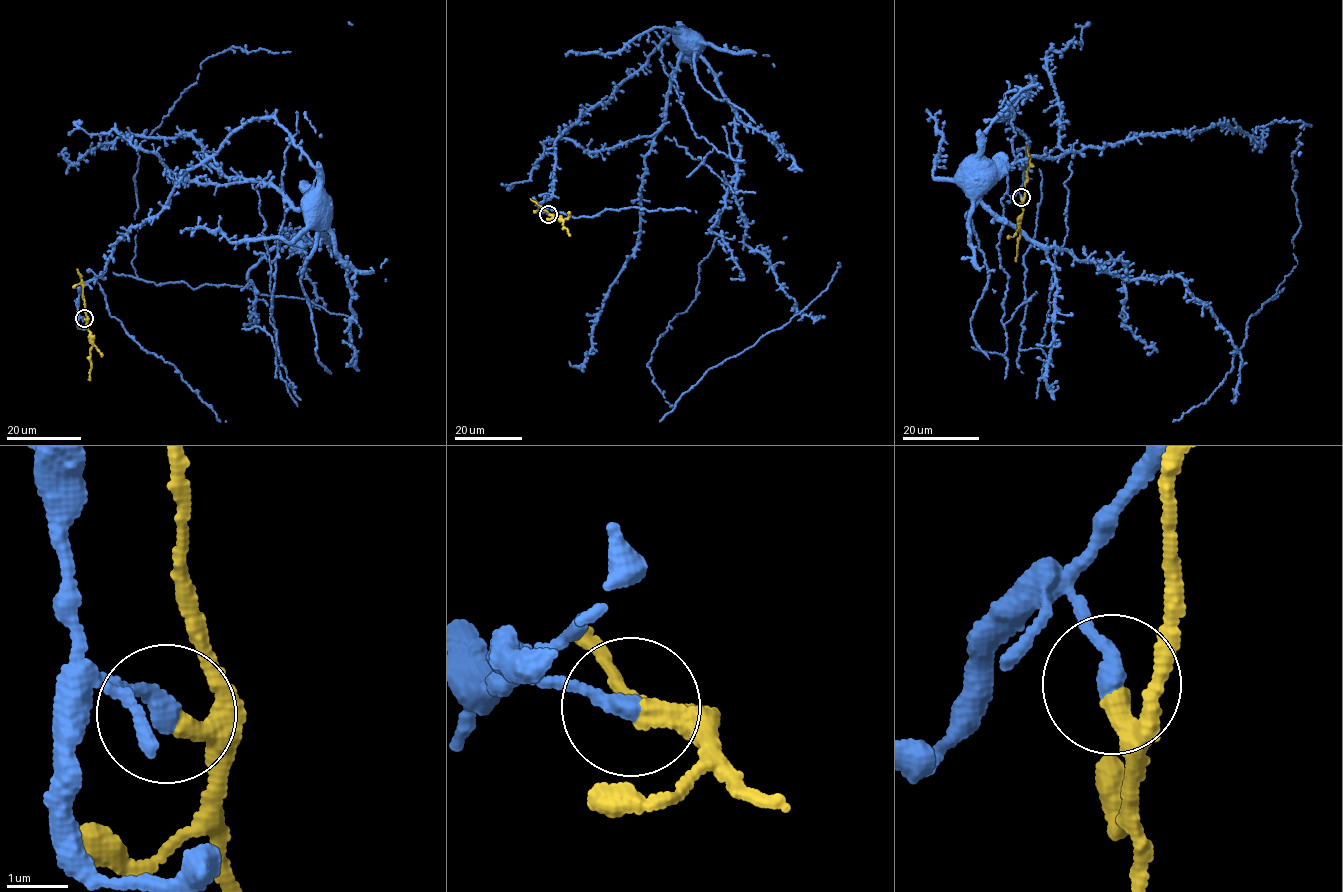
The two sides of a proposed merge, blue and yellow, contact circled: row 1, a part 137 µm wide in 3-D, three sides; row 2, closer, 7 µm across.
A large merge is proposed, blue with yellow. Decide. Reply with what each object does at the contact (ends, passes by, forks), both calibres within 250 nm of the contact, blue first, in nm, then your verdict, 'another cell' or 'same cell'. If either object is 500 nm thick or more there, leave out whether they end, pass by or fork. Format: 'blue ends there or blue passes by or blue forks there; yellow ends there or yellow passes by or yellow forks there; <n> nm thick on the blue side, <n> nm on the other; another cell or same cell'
blue ends there; yellow passes by; 320 nm thick on the blue side, 280 nm on the other; another cell

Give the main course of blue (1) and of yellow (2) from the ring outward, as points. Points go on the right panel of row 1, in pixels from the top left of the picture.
1: (1021, 197), (1029, 165), (1026, 137), (1004, 119), (1034, 80), (993, 119), (980, 153), (966, 159), (962, 170)
2: (1021, 197), (1023, 213), (1019, 220), (1020, 233), (1015, 261)

